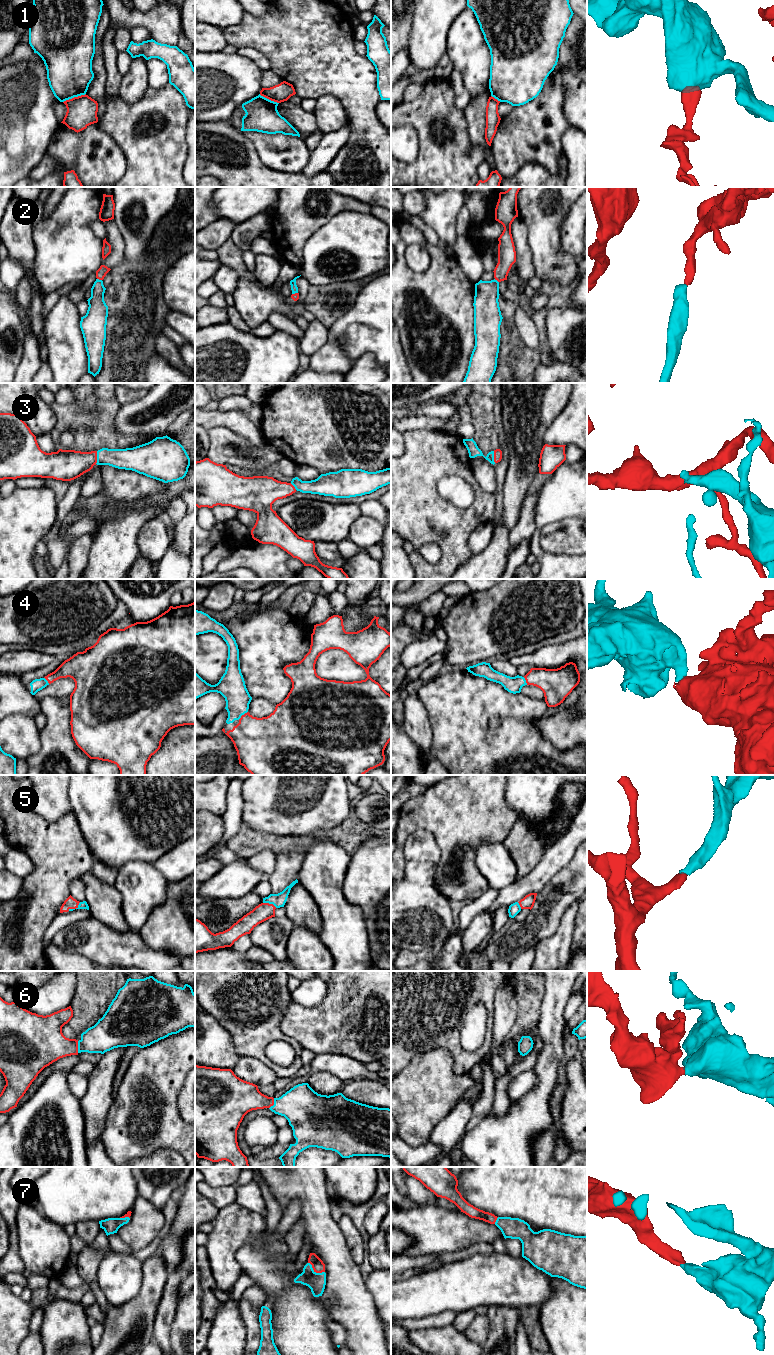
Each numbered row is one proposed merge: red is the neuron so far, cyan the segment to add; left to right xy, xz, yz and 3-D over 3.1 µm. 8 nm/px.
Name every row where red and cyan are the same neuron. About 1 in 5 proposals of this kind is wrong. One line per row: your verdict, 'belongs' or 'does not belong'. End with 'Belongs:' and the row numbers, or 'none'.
1: does not belong
2: belongs
3: belongs
4: belongs
5: belongs
6: belongs
7: belongs
Belongs: 2, 3, 4, 5, 6, 7

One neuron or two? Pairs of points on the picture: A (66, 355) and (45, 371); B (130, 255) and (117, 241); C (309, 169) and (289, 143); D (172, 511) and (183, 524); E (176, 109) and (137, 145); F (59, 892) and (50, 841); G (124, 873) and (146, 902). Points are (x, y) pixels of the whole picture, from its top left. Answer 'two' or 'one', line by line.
A: two
B: two
C: two
D: two
E: one
F: one
G: one

